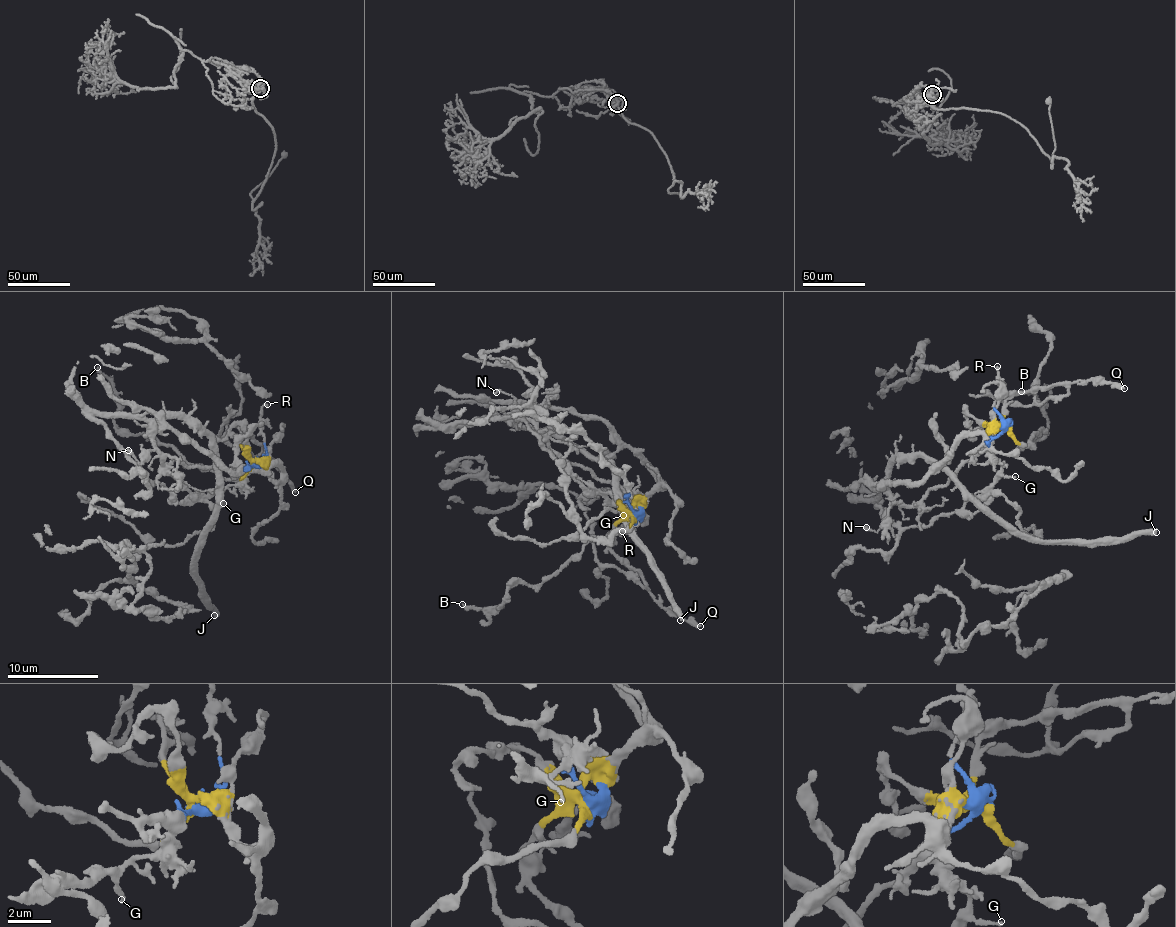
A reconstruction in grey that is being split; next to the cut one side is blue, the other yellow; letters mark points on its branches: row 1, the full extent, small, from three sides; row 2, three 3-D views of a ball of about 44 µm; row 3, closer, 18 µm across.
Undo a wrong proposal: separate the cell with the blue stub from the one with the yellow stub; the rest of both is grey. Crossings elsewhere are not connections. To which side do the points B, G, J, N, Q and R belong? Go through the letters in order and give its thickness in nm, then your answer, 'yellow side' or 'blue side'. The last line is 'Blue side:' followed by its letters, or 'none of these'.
B: 240 nm | yellow side
G: 150 nm | blue side
J: 440 nm | blue side
N: 180 nm | blue side
Q: 280 nm | yellow side
R: 140 nm | blue side
Blue side: G, J, N, R

